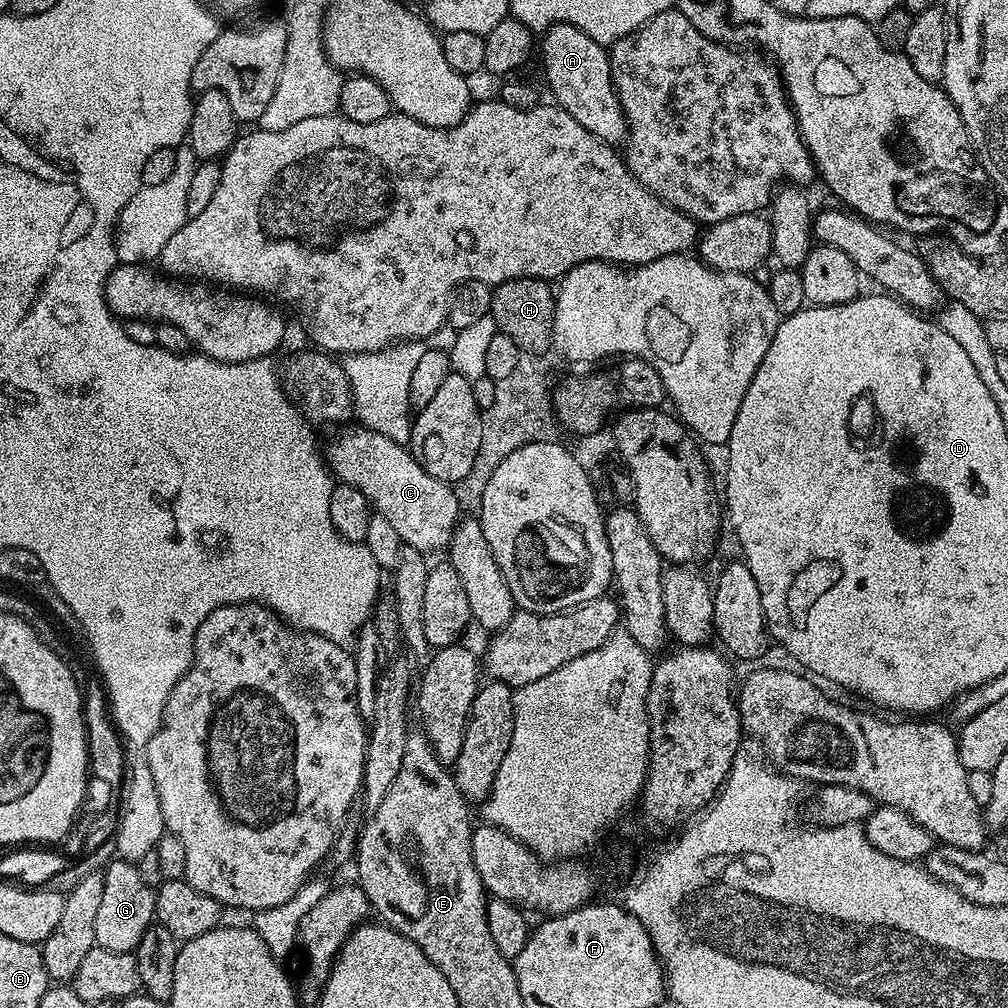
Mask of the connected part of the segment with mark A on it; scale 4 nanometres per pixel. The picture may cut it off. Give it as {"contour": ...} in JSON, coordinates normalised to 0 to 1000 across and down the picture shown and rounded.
{"contour":[[[547,24],[539,29],[540,41],[535,41],[534,52],[540,55],[540,75],[548,90],[551,102],[569,121],[581,125],[599,143],[614,144],[621,135],[619,110],[611,95],[607,81],[607,66],[603,62],[604,49],[589,42],[586,34],[573,30],[564,24]]]}

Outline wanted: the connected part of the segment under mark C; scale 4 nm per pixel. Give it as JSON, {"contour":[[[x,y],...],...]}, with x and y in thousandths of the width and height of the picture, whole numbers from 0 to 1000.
{"contour":[[[349,424],[334,428],[337,430],[326,438],[325,448],[323,444],[323,460],[330,473],[363,490],[372,511],[383,514],[395,526],[400,539],[422,550],[443,545],[452,519],[458,515],[451,483],[423,470],[402,441],[379,435],[379,431],[366,425]]]}

